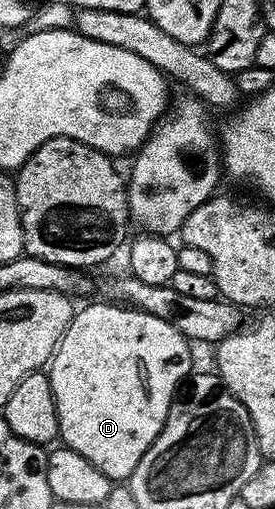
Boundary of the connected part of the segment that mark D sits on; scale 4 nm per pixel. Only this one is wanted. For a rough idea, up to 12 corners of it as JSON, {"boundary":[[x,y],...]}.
{"boundary":[[85,307],[51,355],[62,445],[127,480],[192,373],[173,324]]}

